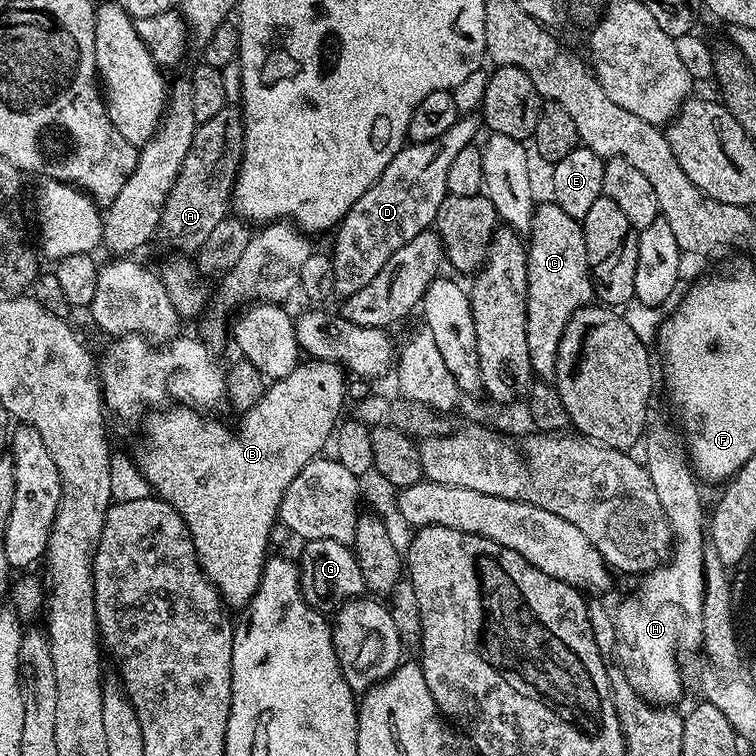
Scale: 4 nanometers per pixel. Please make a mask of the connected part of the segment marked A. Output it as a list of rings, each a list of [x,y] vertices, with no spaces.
[[[229,106],[218,110],[214,118],[196,125],[196,133],[192,139],[190,150],[180,167],[178,178],[174,186],[169,190],[166,198],[166,206],[162,210],[162,218],[158,229],[159,239],[164,239],[172,247],[184,254],[195,254],[200,247],[210,238],[214,226],[222,222],[229,215],[230,205],[233,203],[232,187],[236,184],[236,175],[242,162],[244,153],[244,118],[241,109]]]

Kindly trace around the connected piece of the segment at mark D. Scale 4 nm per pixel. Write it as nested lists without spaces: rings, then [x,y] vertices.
[[[464,114],[454,122],[454,126],[450,126],[450,130],[446,130],[446,134],[442,134],[442,138],[434,138],[421,144],[409,143],[401,148],[390,166],[386,166],[378,182],[374,182],[374,186],[370,186],[370,190],[366,190],[366,194],[362,194],[362,198],[358,198],[358,202],[350,206],[350,210],[335,229],[336,241],[332,248],[330,247],[334,266],[334,293],[337,297],[345,298],[362,290],[396,250],[414,239],[419,232],[429,231],[433,227],[438,206],[442,206],[442,198],[448,195],[446,173],[450,171],[450,162],[454,162],[454,157],[461,152],[462,146],[477,139],[476,124],[478,128],[477,117],[475,120],[474,117]]]

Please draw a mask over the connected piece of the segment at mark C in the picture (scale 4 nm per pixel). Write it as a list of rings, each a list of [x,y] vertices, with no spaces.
[[[554,202],[537,203],[536,213],[532,215],[532,230],[530,237],[527,239],[526,247],[528,250],[528,293],[526,294],[526,347],[530,349],[530,366],[532,367],[533,377],[539,378],[541,381],[551,381],[556,375],[556,363],[558,362],[558,348],[562,342],[562,334],[566,330],[566,326],[570,322],[570,318],[580,308],[584,308],[594,300],[594,289],[592,286],[592,278],[588,270],[588,259],[586,258],[586,238],[584,237],[583,223],[574,218],[570,218],[570,214],[566,214],[566,210],[562,210],[562,206],[558,206]]]

